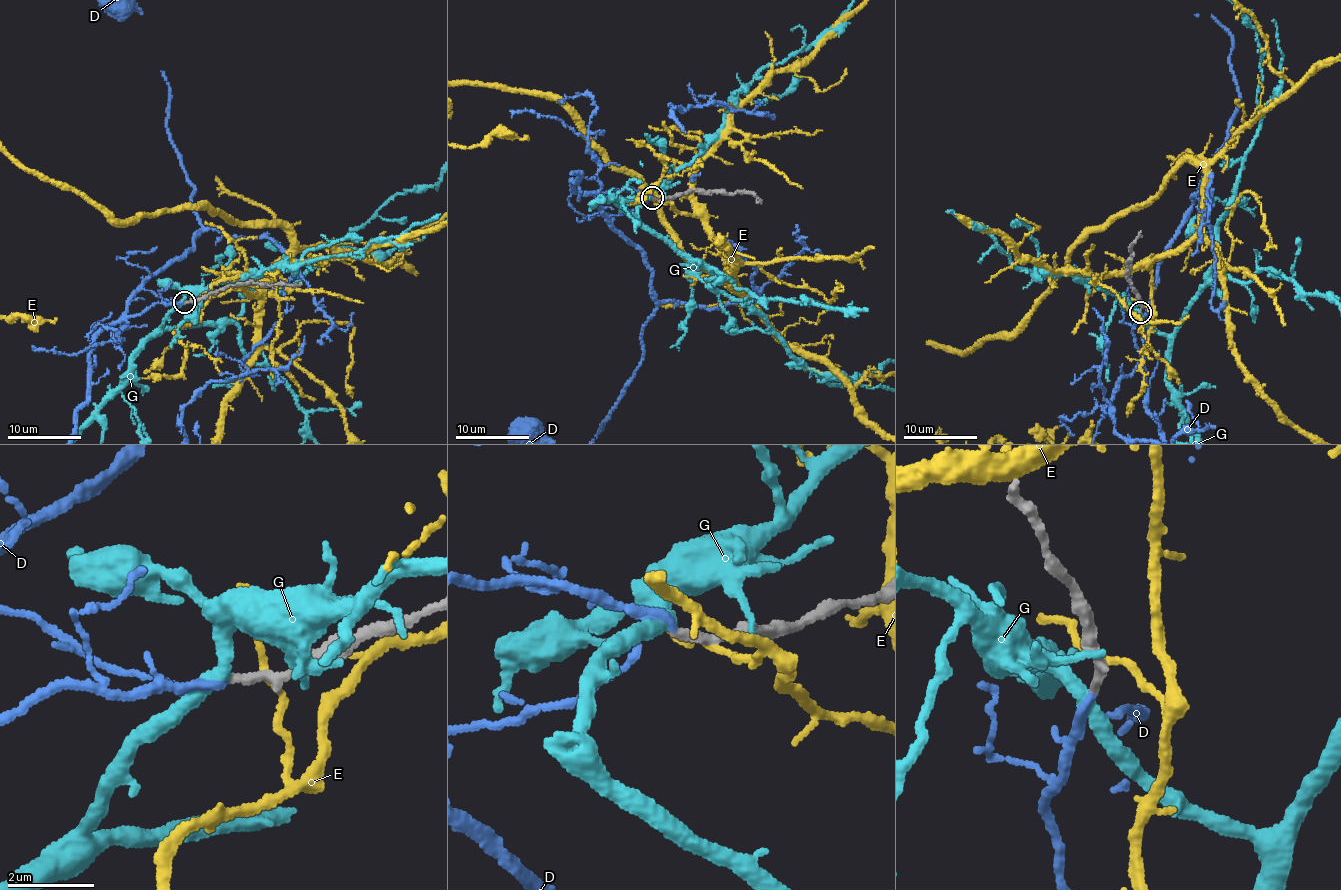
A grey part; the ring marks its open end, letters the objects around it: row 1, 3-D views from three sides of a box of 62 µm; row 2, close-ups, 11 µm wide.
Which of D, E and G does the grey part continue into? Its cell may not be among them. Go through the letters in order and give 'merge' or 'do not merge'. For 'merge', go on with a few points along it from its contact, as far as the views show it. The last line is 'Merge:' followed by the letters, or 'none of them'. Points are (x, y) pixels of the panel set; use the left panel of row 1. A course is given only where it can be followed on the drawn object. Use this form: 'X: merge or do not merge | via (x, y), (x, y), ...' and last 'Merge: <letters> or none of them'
D: merge | via (185, 301), (126, 315), (138, 285), (193, 248), (201, 230), (169, 133), (164, 71), (135, 18), (114, 6)
E: do not merge
G: do not merge
Merge: D

